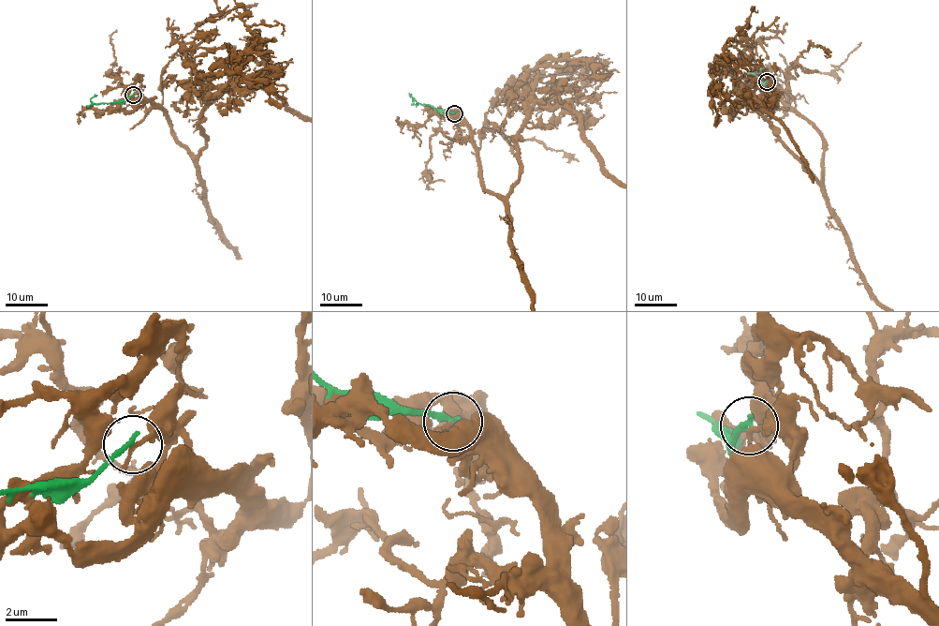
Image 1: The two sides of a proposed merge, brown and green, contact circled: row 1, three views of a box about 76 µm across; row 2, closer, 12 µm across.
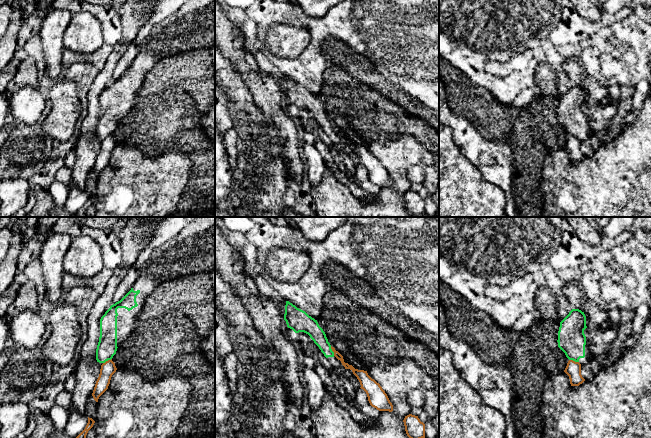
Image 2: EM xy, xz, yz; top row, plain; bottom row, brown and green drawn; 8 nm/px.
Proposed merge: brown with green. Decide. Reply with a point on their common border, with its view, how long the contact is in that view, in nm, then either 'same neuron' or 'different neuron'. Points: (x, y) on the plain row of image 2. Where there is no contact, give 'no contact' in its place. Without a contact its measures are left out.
xz (332, 126) | 90 nm | different neuron

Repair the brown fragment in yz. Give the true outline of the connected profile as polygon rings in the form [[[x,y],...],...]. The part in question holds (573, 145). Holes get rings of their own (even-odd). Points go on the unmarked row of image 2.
[[[569,136],[564,148],[569,152],[571,162],[579,162],[585,155],[581,151],[581,140]]]

